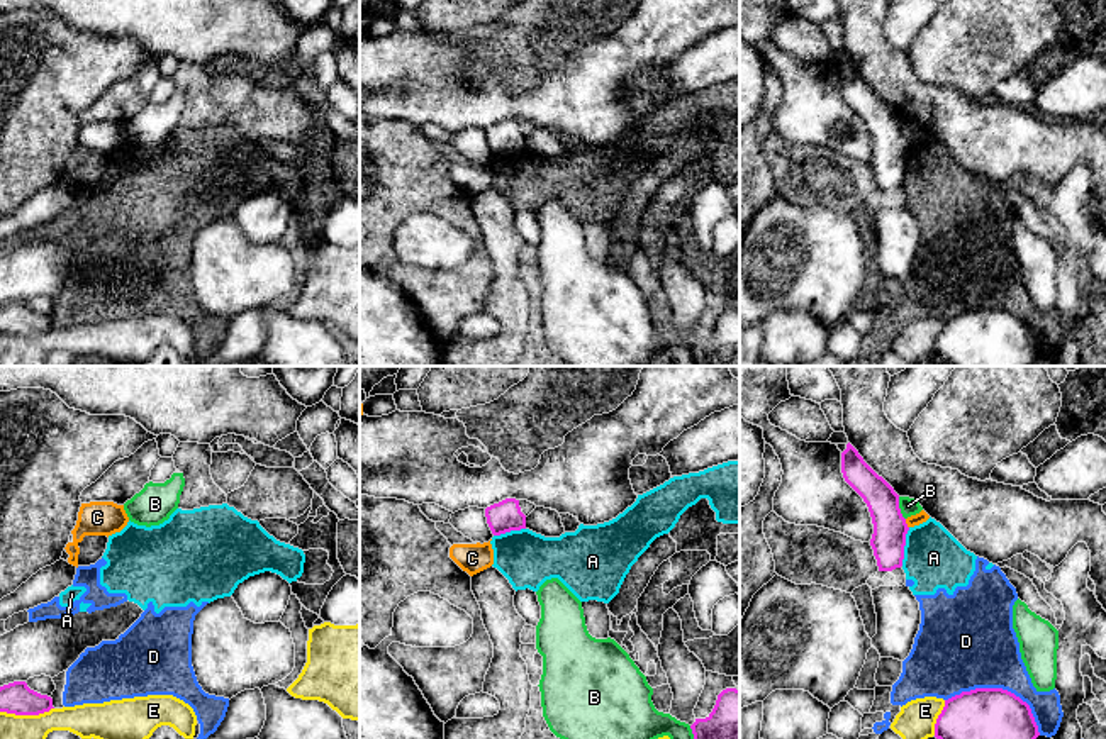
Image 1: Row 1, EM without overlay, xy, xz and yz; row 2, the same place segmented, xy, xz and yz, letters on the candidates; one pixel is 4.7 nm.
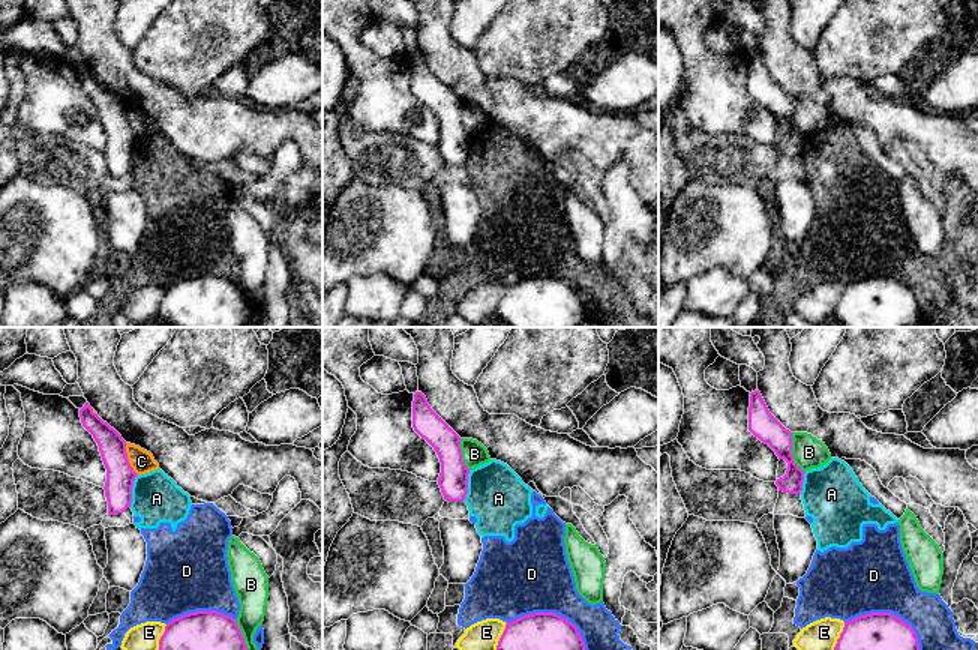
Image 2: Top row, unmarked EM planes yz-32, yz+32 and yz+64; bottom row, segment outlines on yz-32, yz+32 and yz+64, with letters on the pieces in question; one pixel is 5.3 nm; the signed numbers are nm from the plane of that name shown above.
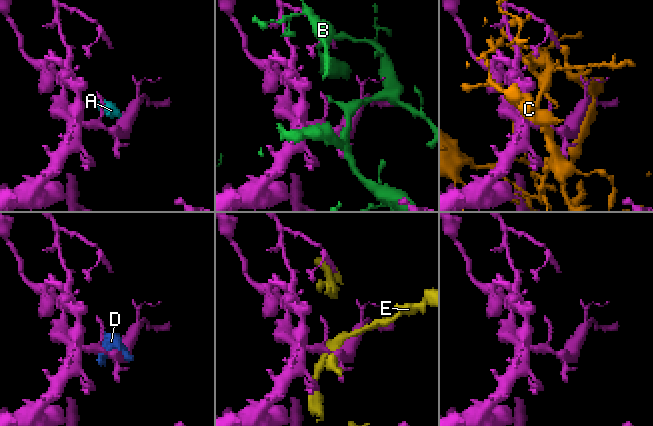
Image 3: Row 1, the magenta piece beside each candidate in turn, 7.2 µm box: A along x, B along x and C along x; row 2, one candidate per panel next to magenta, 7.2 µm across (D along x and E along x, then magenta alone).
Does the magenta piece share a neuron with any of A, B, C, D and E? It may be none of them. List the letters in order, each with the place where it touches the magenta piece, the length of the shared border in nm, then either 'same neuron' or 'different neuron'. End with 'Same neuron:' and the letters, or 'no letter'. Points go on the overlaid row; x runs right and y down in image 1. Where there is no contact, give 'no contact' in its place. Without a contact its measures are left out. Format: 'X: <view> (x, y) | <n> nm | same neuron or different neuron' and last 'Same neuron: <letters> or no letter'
A: yz (904, 544) | 190 nm | different neuron
B: yz (899, 509) | 120 nm | different neuron
C: yz (906, 524) | 50 nm | different neuron
D: yz (1001, 688) | 480 nm | different neuron
E: xy (26, 714) | 260 nm | different neuron
Same neuron: no letter

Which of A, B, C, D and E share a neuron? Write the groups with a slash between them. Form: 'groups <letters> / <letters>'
groups A D / B / C / E

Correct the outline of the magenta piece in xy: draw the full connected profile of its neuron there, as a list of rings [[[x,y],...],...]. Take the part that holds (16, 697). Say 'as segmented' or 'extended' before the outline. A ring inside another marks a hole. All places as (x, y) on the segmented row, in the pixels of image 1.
as segmented; [[[14,681],[0,686],[0,712],[39,715],[51,708],[54,708],[53,698],[31,690],[25,681]]]

